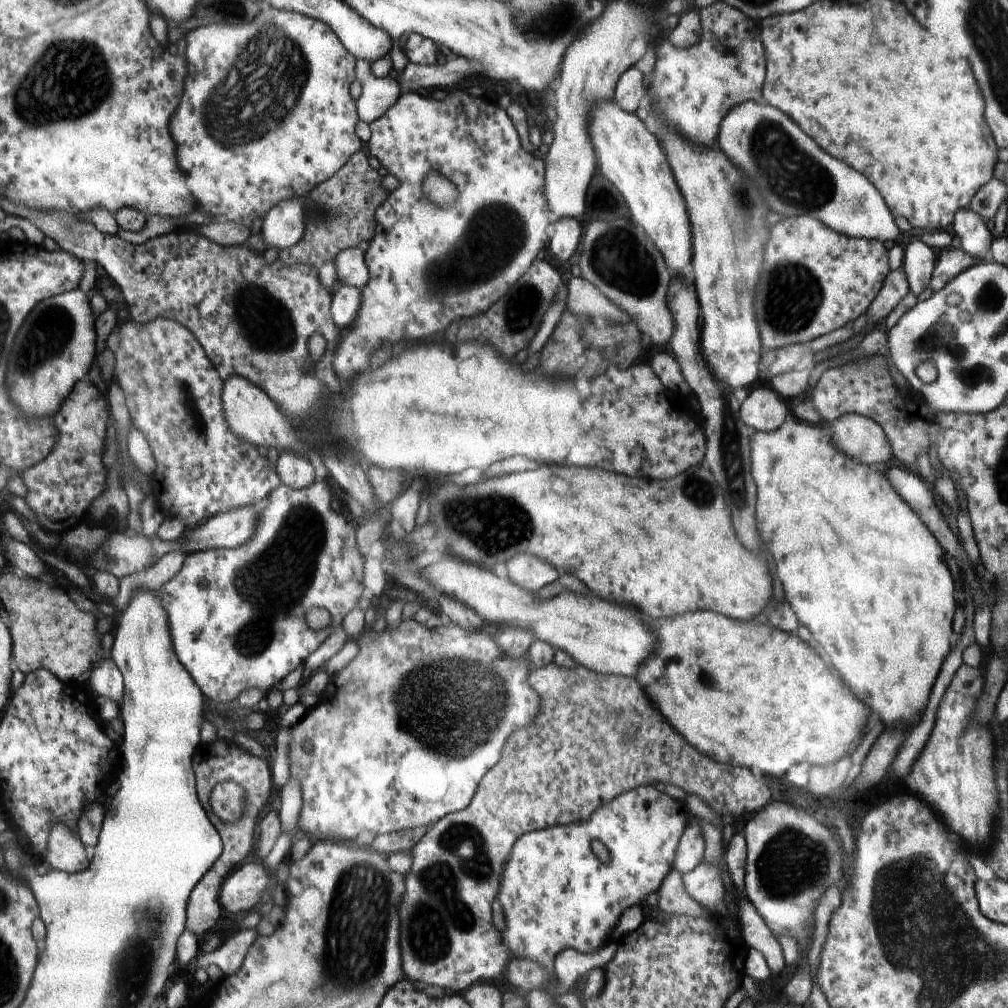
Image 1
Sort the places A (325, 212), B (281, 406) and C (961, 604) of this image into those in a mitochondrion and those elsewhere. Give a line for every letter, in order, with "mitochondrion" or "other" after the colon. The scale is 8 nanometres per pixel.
A: mitochondrion
B: other
C: other

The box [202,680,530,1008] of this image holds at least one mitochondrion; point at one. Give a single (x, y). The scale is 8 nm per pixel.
(359, 925)

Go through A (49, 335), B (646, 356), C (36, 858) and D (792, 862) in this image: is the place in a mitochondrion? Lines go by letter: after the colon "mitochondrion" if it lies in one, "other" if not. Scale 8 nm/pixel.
A: mitochondrion
B: other
C: other
D: mitochondrion

